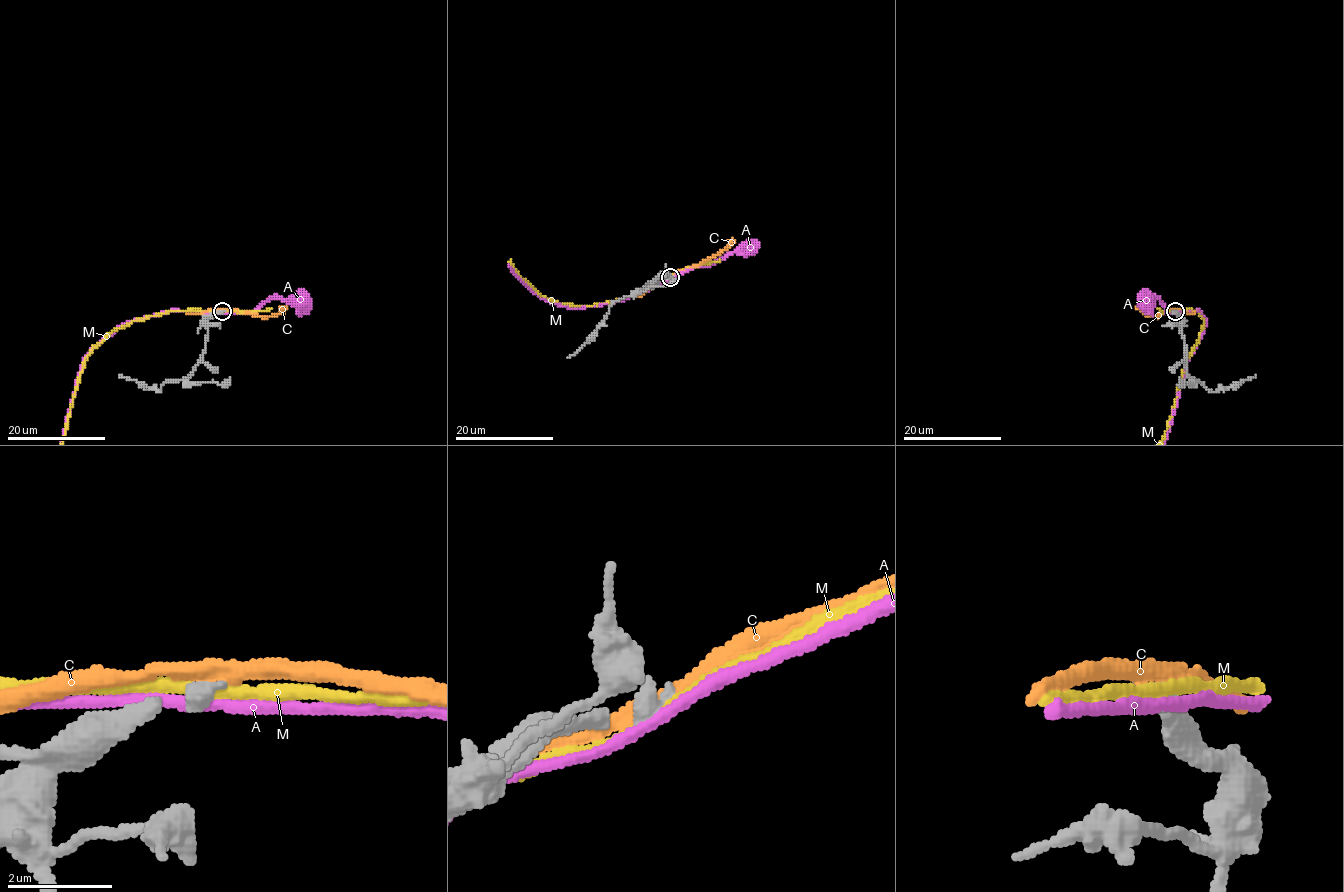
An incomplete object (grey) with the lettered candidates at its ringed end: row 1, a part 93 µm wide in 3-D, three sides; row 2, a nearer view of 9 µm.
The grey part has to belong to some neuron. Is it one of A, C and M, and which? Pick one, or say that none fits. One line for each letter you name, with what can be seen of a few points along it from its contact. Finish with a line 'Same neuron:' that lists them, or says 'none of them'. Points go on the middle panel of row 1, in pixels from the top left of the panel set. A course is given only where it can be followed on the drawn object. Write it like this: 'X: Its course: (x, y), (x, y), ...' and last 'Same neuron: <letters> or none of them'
Same neuron: none of them

